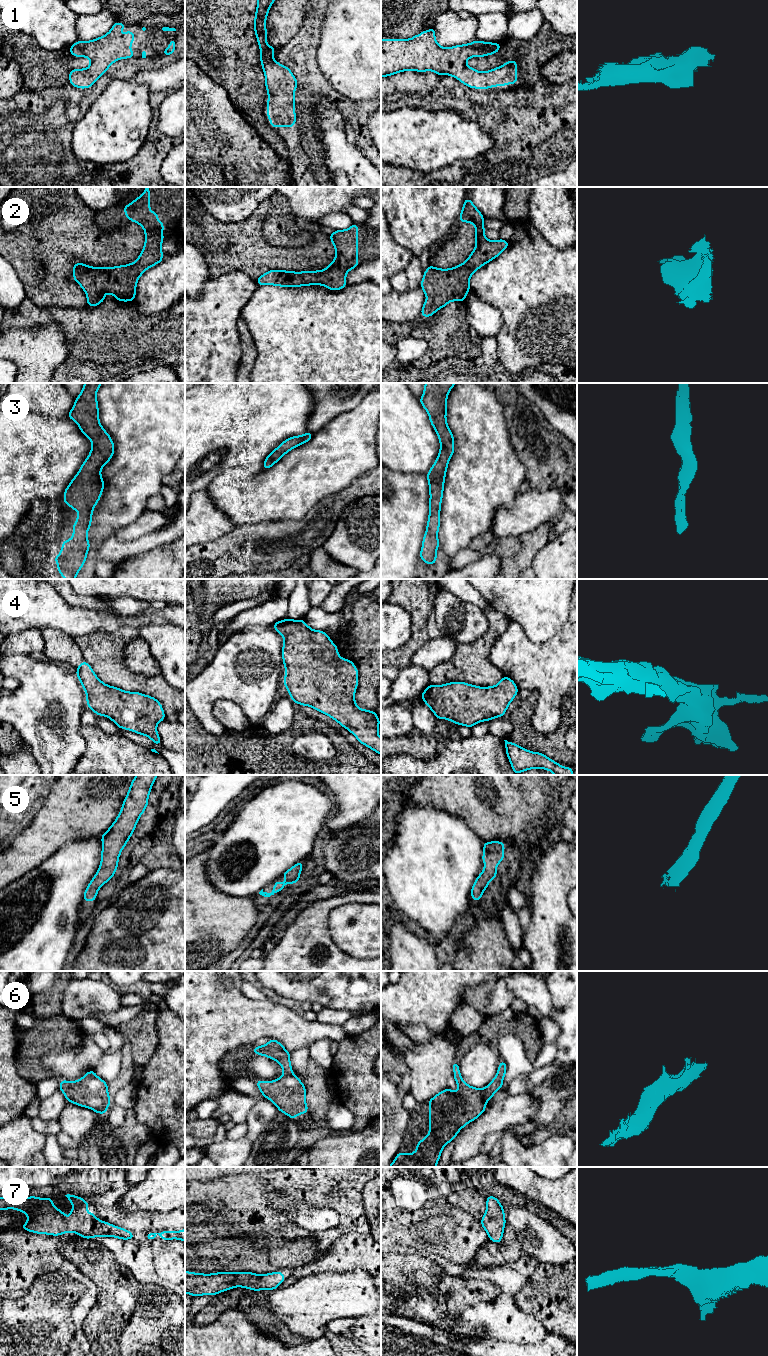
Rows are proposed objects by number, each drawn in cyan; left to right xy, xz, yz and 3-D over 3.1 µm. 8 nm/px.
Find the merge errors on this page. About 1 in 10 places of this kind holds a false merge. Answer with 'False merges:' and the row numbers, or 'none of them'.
False merges: none of them

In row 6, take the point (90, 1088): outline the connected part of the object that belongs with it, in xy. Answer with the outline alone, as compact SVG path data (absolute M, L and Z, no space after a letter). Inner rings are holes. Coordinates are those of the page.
M91 1070L79 1080L61 1080L59 1089L64 1093L66 1101L105 1114L111 1103L107 1085Z

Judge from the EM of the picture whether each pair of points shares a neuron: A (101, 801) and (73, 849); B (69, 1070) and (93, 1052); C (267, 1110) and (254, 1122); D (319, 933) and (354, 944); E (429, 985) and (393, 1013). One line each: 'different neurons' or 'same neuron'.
A: different neurons
B: same neuron
C: same neuron
D: different neurons
E: same neuron

